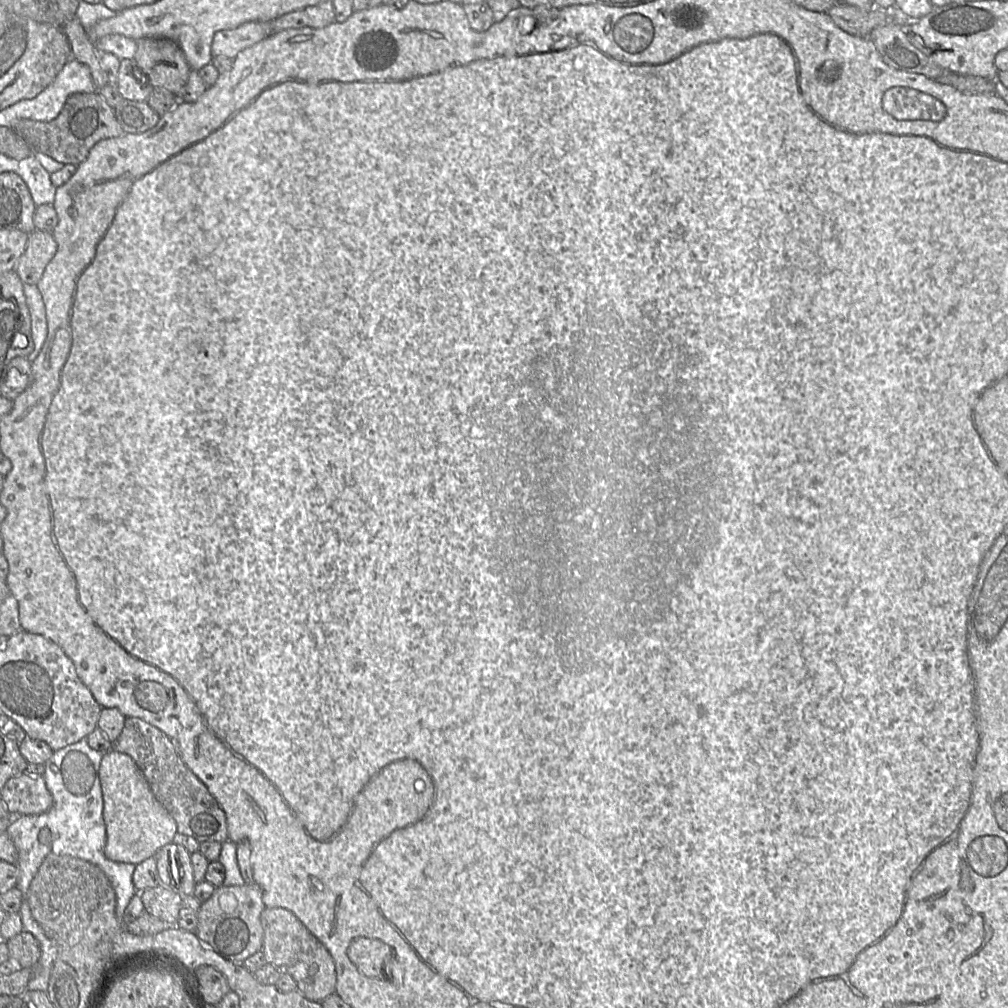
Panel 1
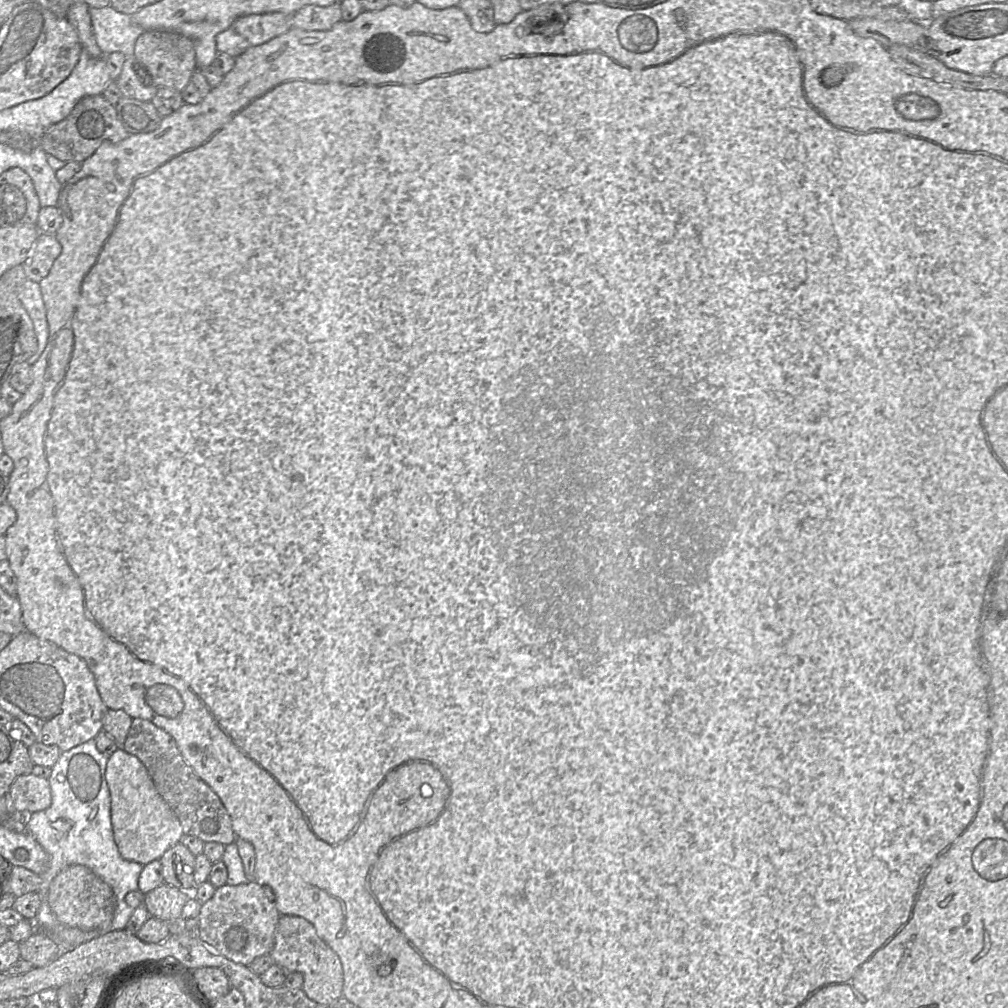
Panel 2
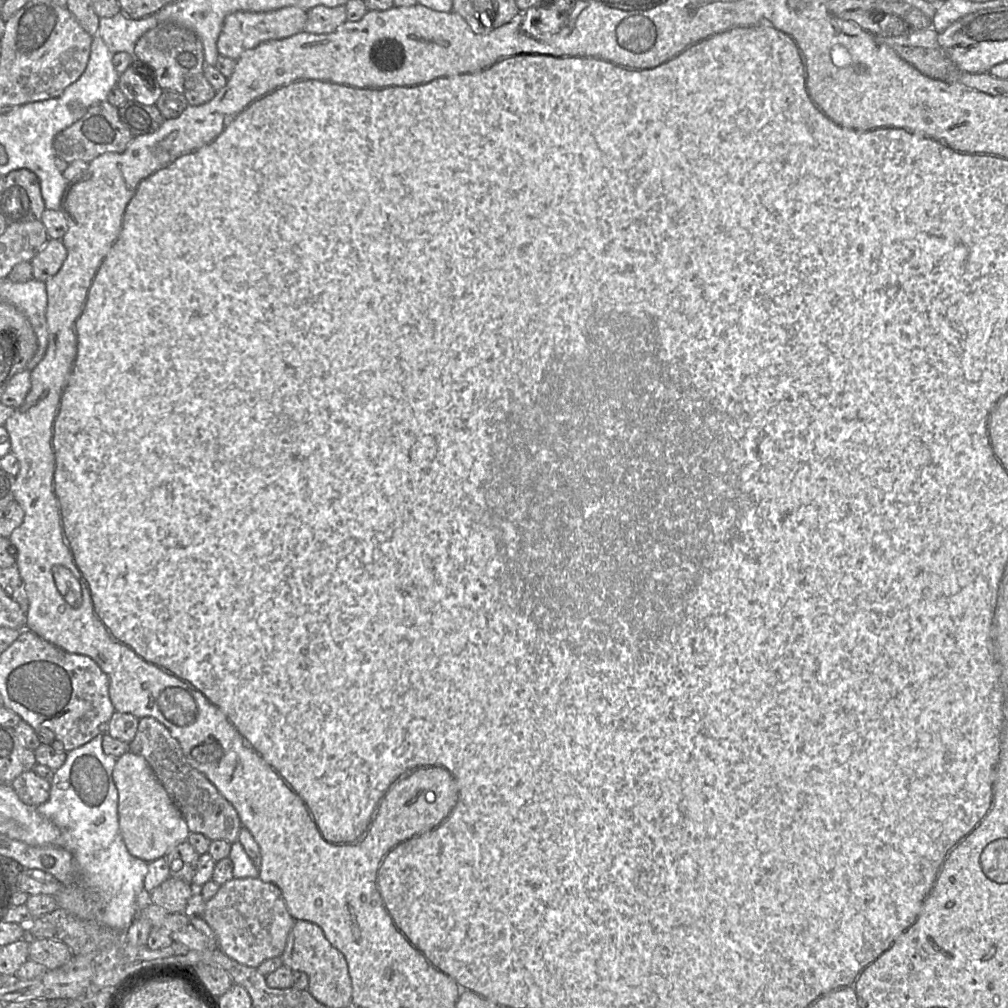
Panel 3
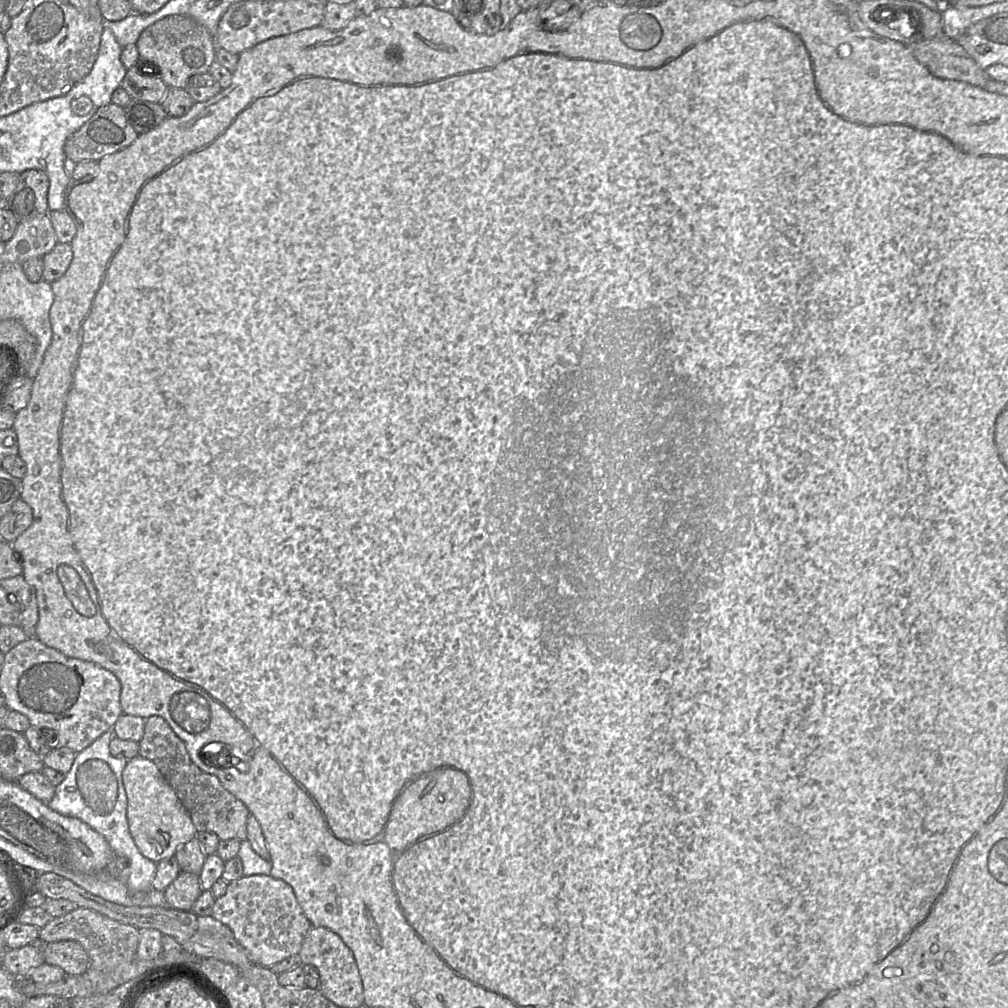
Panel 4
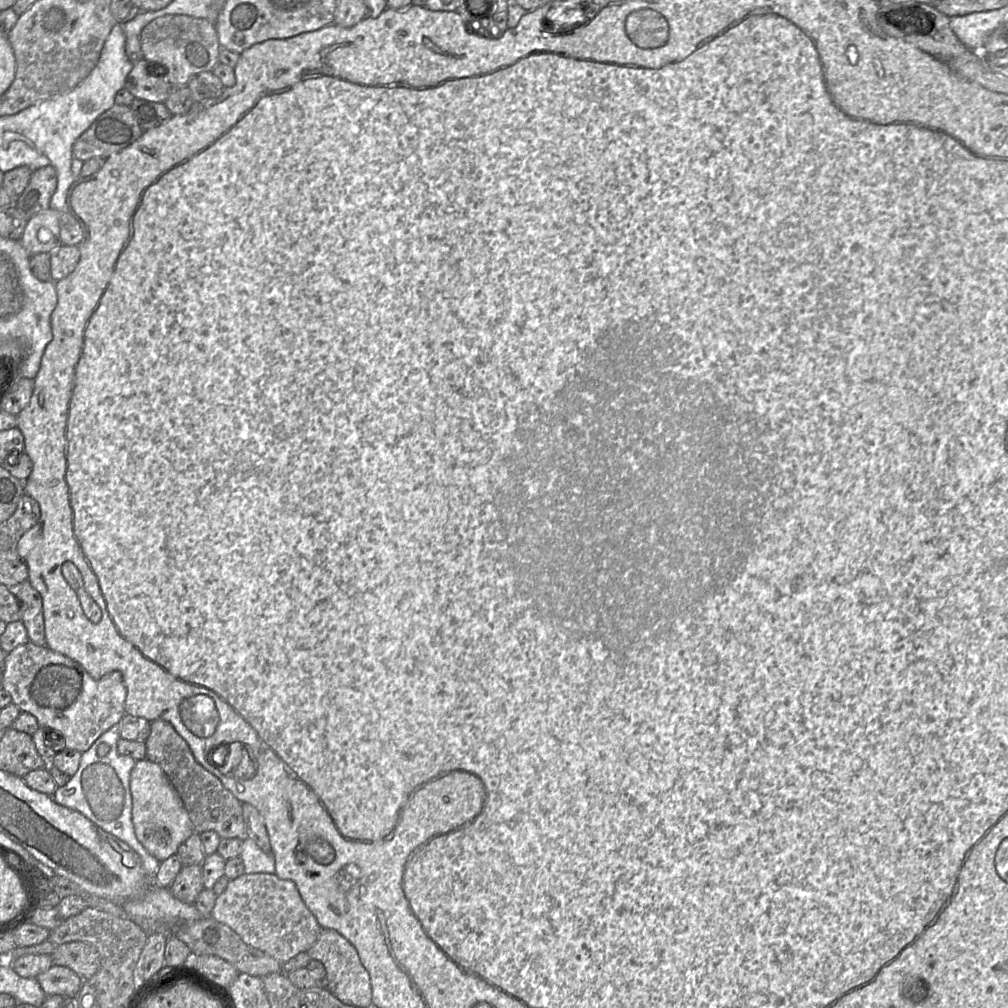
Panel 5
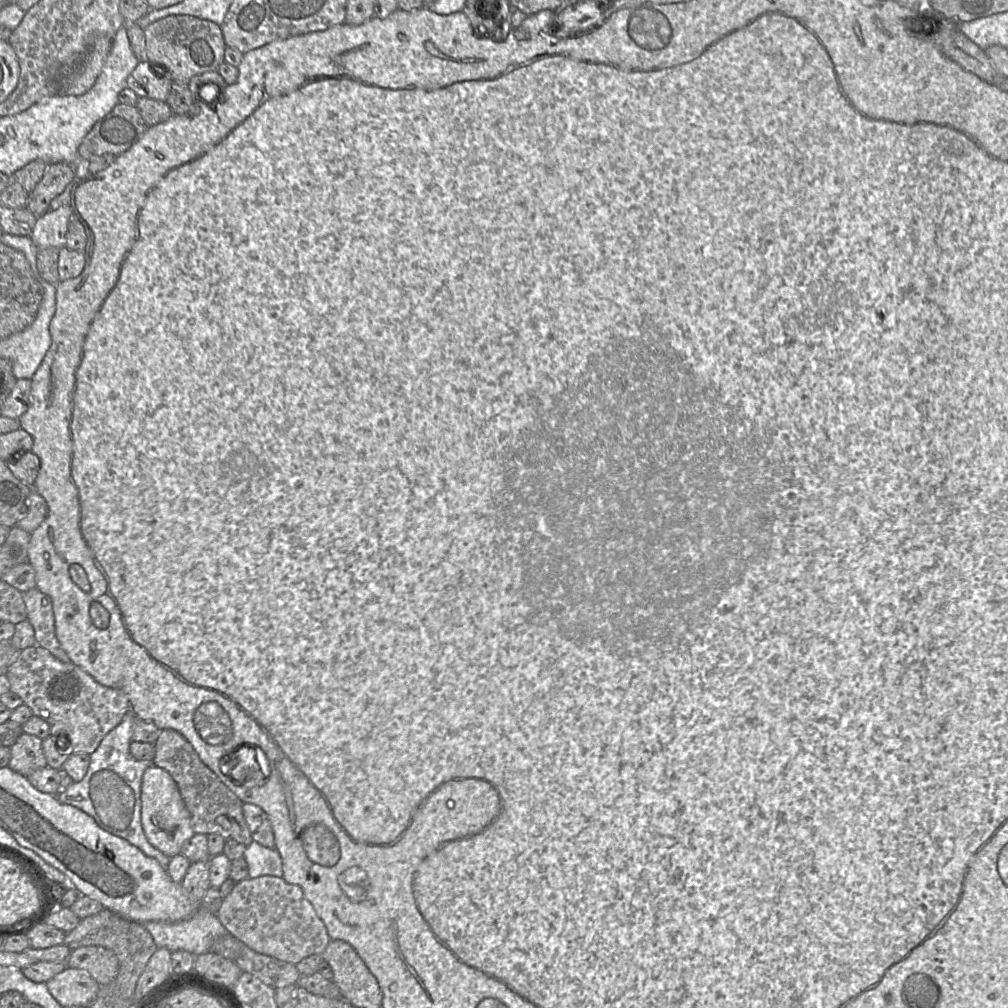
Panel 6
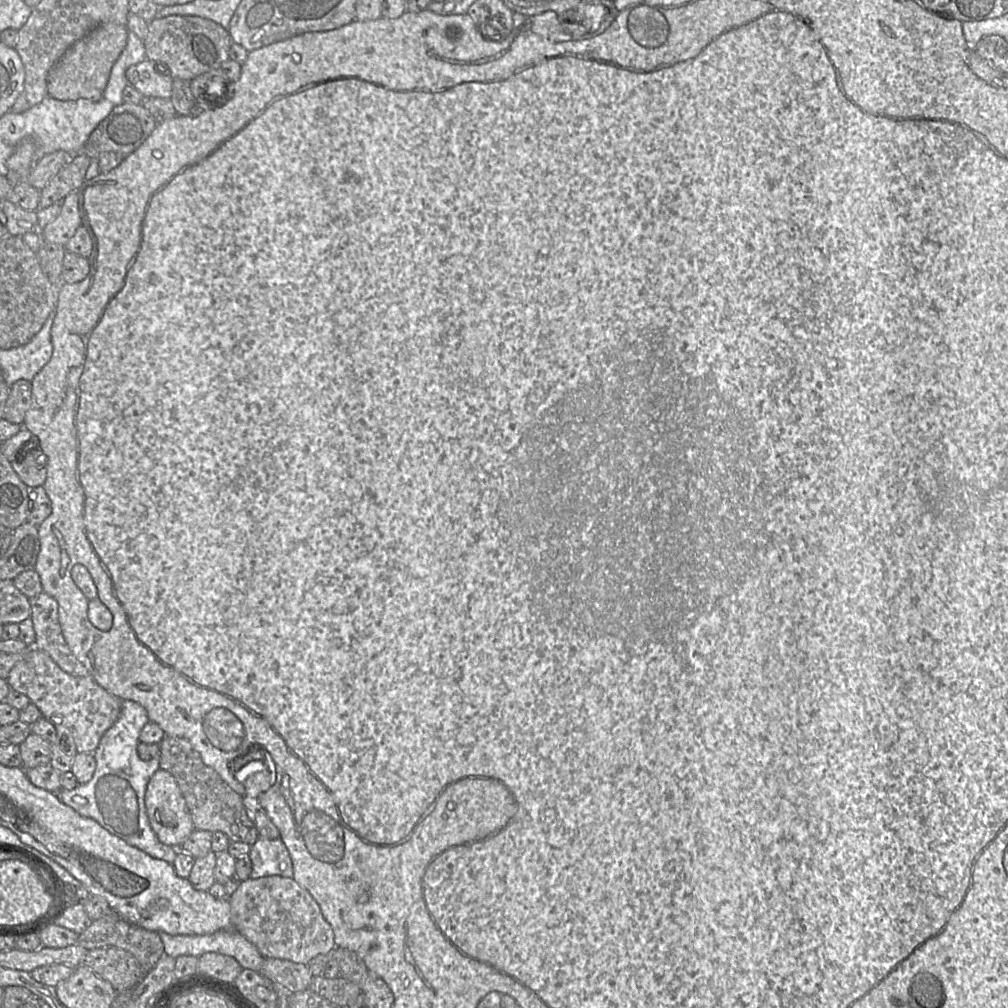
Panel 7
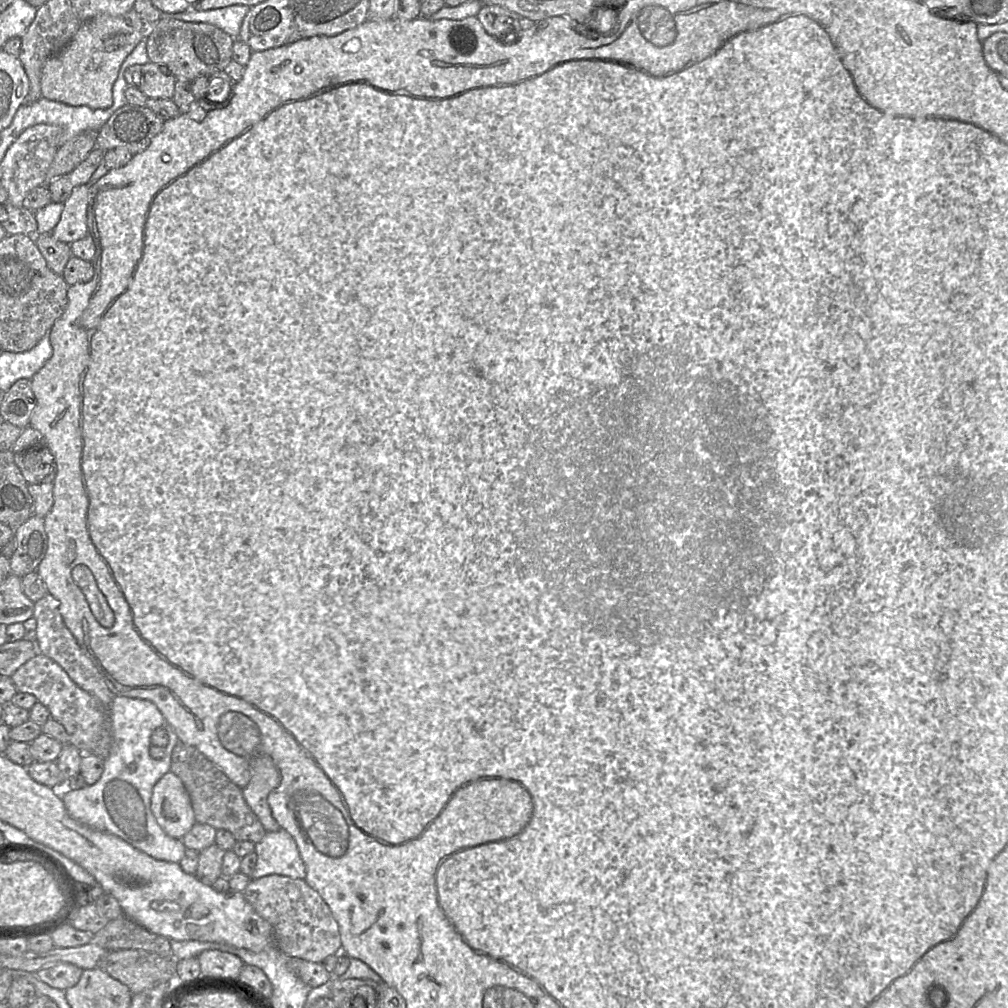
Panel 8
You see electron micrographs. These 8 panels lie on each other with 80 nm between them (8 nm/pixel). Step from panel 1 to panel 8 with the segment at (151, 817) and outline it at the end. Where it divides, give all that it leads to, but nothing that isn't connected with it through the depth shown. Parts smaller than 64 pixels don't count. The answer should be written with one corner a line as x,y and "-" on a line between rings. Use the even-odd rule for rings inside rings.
172,772
164,774
154,785
151,810
162,830
175,839
182,839
196,823
190,796

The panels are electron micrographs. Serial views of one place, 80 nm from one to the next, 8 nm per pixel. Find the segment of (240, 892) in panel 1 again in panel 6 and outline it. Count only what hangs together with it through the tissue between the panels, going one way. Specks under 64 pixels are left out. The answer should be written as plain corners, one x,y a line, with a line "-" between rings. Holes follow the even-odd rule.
263,875
246,878
236,883
216,913
222,925
249,948
260,954
297,964
302,959
317,954
322,955
330,942
327,928
318,917
314,907
305,897
301,887
286,882
283,877

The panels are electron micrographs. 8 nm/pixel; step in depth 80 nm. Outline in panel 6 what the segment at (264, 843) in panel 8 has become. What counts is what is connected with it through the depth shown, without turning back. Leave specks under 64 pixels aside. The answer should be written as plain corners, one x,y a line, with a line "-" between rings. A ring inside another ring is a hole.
254,840
246,846
243,857
248,864
248,877
257,878
263,875
282,877
282,859
276,848
267,848

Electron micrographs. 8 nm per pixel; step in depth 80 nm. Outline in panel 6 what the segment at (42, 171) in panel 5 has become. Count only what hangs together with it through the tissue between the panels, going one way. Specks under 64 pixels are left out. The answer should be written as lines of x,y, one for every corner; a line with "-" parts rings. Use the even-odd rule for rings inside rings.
67,163
50,164
43,178
29,192
26,209
36,217
50,210
51,201
64,192
66,187
75,180
75,169

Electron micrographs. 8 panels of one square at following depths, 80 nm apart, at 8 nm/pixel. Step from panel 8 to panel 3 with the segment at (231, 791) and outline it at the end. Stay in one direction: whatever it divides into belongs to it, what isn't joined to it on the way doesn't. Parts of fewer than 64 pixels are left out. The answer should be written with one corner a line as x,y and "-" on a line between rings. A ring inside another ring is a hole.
153,717
140,718
129,751
146,759
191,833
201,833
211,841
225,840
231,844
238,841
242,824
237,811
204,774
188,763
179,742
162,723

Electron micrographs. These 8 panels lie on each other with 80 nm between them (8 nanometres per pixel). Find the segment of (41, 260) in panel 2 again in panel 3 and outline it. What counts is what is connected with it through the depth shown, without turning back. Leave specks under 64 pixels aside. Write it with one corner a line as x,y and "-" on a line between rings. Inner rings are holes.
49,238
45,246
30,261
33,278
47,281
58,273
67,257
67,249
61,240

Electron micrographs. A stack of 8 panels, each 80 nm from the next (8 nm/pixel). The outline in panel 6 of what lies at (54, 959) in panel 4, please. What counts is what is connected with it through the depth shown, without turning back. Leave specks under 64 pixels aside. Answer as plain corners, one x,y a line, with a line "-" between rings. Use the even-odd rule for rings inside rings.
82,946
71,951
67,967
86,970
99,984
112,982
119,972
115,953
101,946

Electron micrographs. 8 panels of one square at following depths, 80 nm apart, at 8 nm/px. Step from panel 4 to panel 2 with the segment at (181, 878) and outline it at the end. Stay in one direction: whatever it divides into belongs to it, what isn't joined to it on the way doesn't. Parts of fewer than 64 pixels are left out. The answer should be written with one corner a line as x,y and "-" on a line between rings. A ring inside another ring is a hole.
163,882
145,894
144,904
150,916
161,920
179,920
190,893

